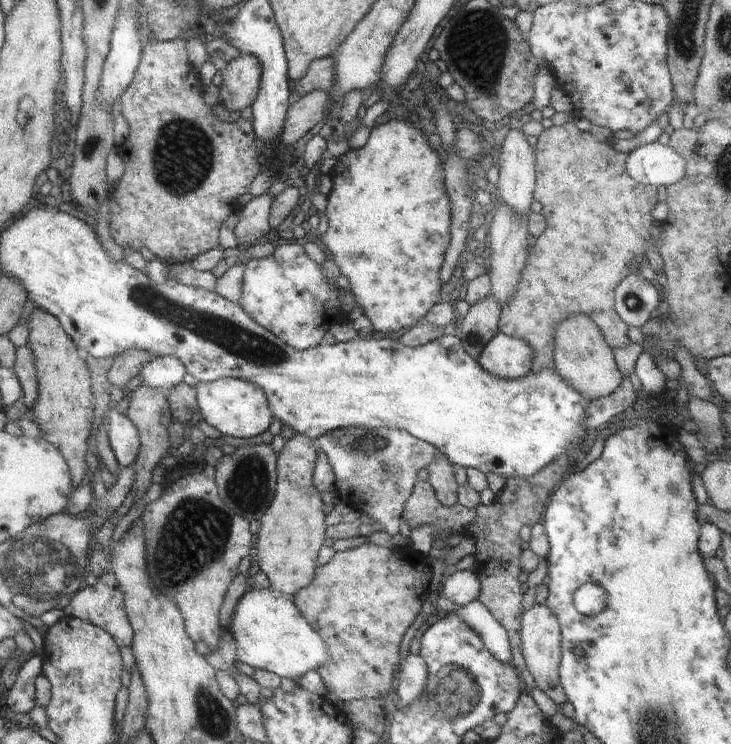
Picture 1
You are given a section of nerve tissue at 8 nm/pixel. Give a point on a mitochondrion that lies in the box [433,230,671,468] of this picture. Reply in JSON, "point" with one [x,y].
{"point":[634,303]}

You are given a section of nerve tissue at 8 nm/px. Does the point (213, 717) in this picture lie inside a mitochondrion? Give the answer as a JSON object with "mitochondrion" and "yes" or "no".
{"mitochondrion":"yes"}

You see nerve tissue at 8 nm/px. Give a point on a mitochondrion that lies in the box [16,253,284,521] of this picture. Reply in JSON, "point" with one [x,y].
{"point":[248,486]}

